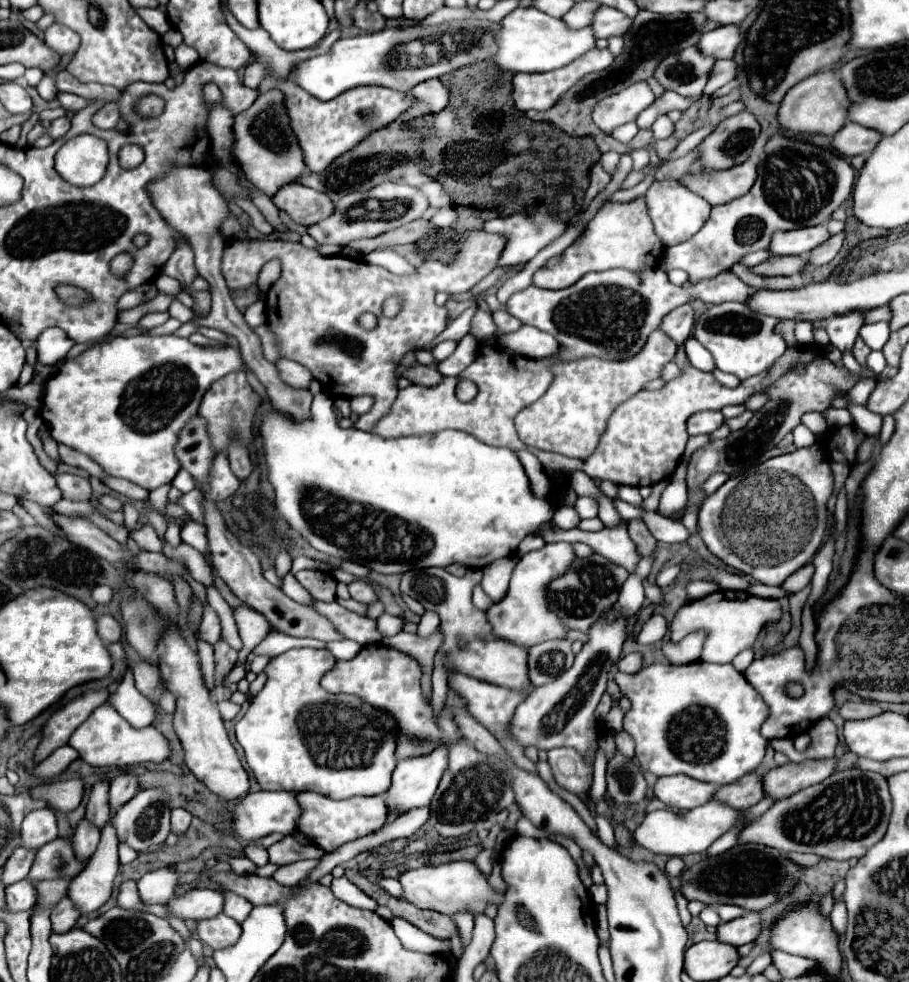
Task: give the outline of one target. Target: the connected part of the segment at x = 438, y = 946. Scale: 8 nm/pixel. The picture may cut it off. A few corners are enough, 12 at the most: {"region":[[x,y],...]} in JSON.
{"region":[[392,919],[396,937],[406,949],[450,953],[448,939],[438,939],[406,919]]}

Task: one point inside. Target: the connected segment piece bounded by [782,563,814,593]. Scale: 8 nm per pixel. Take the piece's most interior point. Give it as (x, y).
(800, 579)

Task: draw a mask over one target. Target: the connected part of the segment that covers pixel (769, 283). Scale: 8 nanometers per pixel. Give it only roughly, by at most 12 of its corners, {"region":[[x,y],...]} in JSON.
{"region":[[746,265],[732,271],[754,289],[794,289],[792,277],[760,277]]}

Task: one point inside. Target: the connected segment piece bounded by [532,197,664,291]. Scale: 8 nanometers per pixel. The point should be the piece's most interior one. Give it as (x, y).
(621, 236)

